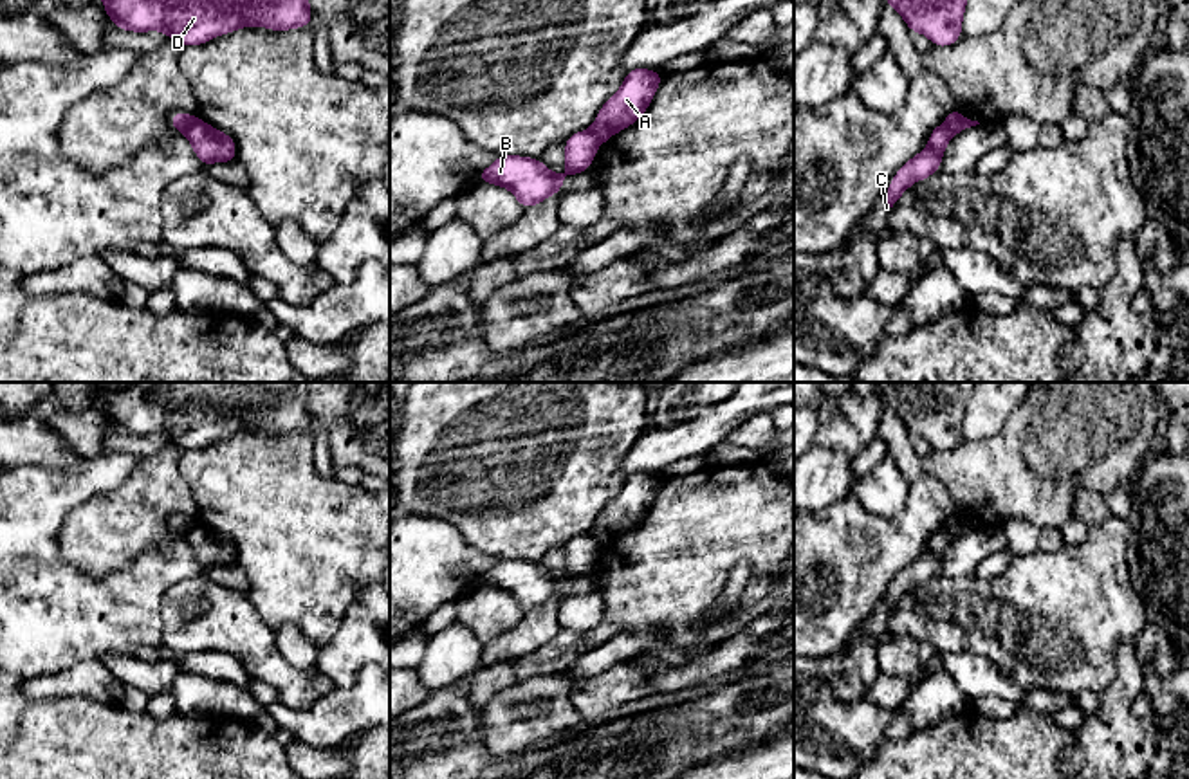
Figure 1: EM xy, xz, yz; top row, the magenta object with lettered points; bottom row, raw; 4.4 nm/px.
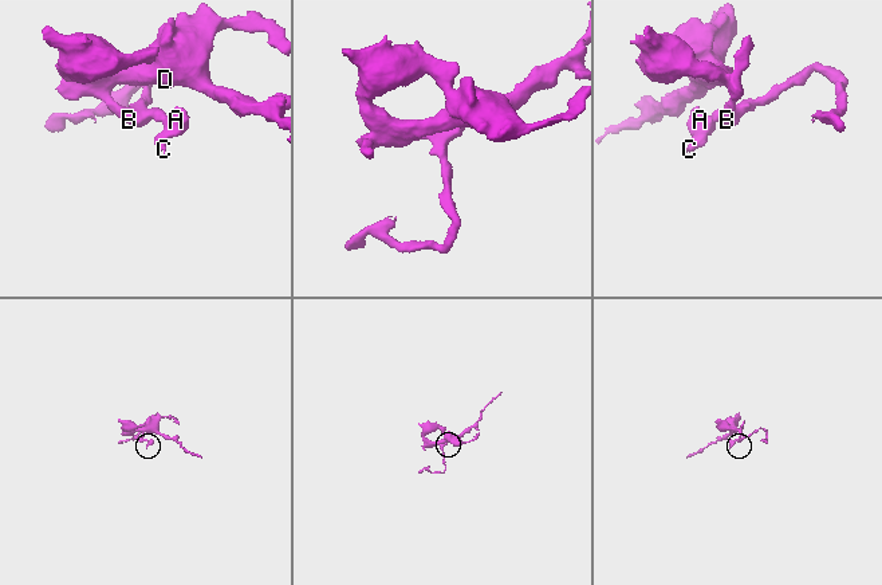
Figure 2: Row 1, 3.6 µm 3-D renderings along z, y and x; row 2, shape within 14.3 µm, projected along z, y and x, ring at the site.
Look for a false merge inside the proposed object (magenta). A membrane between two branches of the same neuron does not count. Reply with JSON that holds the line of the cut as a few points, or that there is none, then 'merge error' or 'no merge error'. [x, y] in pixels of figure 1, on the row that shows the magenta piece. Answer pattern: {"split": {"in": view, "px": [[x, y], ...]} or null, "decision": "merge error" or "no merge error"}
{"split": {"in": "xy", "px": [[195, 118], [184, 134]]}, "decision": "merge error"}

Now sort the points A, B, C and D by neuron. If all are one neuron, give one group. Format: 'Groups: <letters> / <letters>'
Groups: A C / B D

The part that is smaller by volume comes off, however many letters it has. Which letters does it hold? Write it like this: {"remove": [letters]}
{"remove": ["A", "C"]}

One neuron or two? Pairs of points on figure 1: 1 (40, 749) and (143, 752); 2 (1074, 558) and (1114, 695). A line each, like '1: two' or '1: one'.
1: one
2: two

